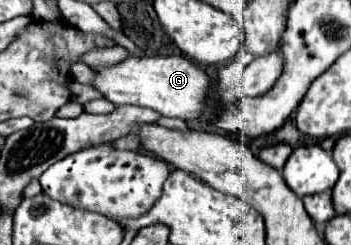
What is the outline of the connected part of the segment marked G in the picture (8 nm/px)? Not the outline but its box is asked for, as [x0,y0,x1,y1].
[91,53,209,121]

